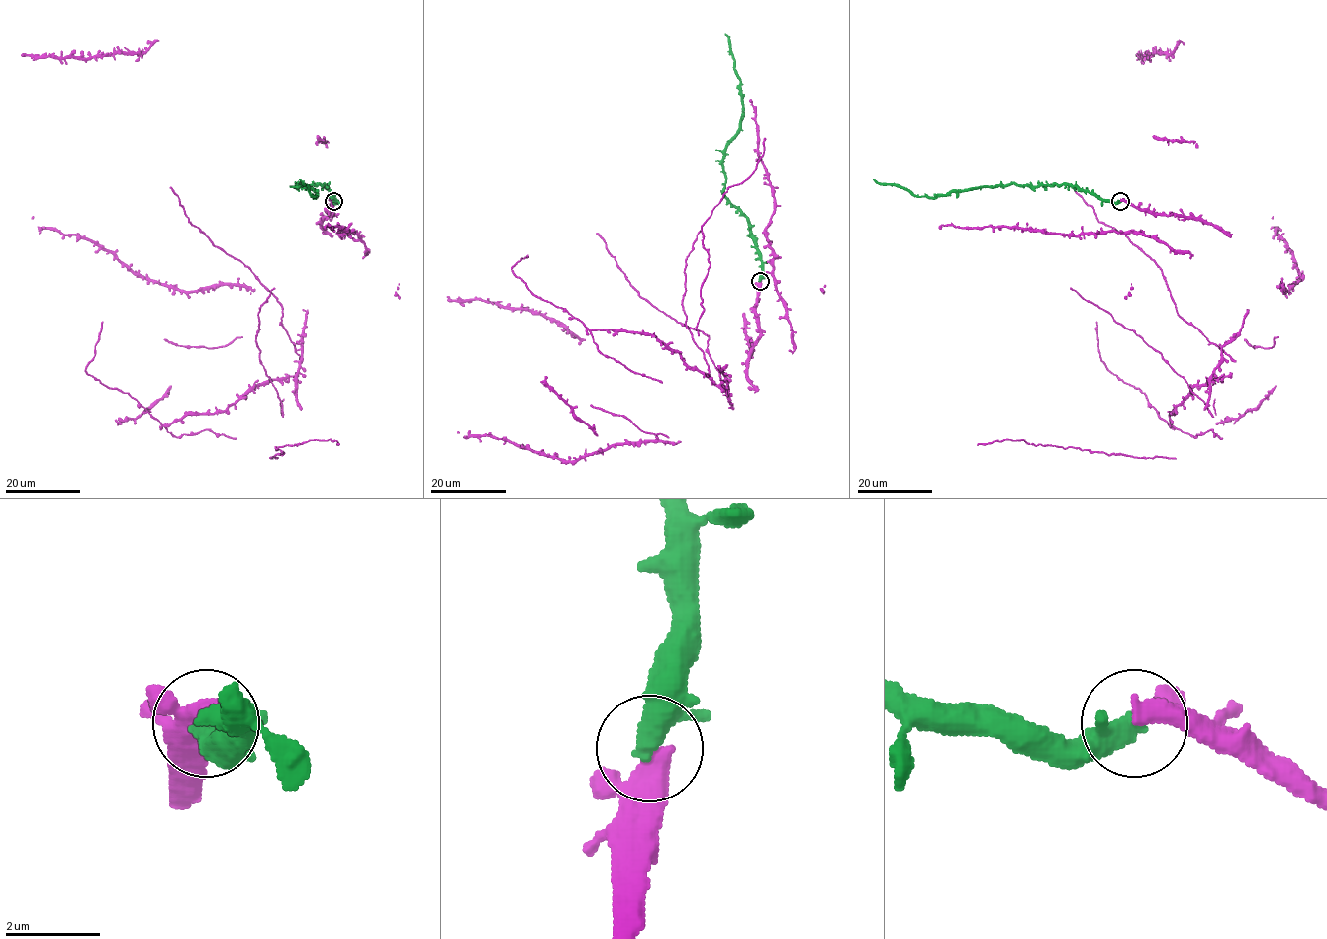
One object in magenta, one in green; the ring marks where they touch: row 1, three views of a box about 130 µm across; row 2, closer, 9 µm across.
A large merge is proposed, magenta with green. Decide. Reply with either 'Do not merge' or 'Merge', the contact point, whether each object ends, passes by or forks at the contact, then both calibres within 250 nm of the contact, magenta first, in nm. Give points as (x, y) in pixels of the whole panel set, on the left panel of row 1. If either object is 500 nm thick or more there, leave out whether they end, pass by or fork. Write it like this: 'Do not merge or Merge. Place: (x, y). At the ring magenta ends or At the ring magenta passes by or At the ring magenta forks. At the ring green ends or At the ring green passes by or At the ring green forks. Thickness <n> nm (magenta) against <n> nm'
Merge. Place: (333, 201). Thickness 550 nm (magenta) against 360 nm

